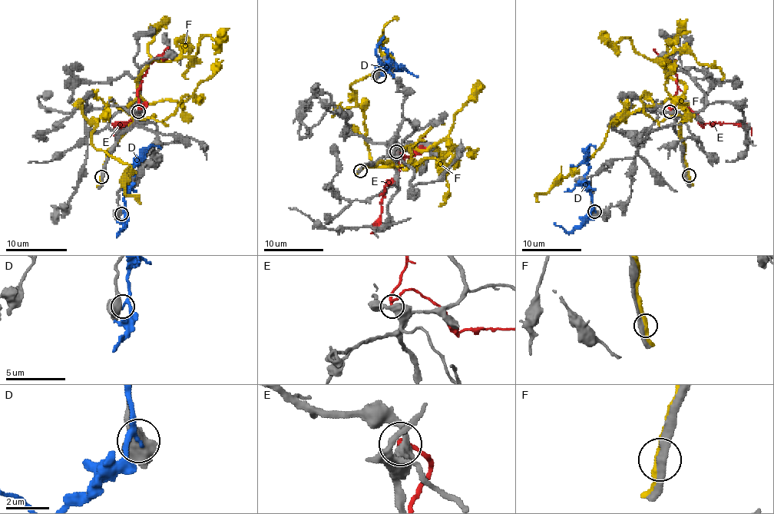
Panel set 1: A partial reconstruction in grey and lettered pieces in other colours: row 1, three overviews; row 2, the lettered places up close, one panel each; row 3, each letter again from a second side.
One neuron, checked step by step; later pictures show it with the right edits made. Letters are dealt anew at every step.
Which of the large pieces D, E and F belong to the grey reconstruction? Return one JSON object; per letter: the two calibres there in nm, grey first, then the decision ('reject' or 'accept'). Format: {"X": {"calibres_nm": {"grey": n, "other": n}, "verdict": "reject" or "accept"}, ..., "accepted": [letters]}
{"D": {"calibres_nm": {"grey": 500, "other": 200}, "verdict": "reject"}, "E": {"calibres_nm": {"grey": 480, "other": 200}, "verdict": "reject"}, "F": {"calibres_nm": {"grey": 360, "other": 300}, "verdict": "reject"}, "accepted": []}

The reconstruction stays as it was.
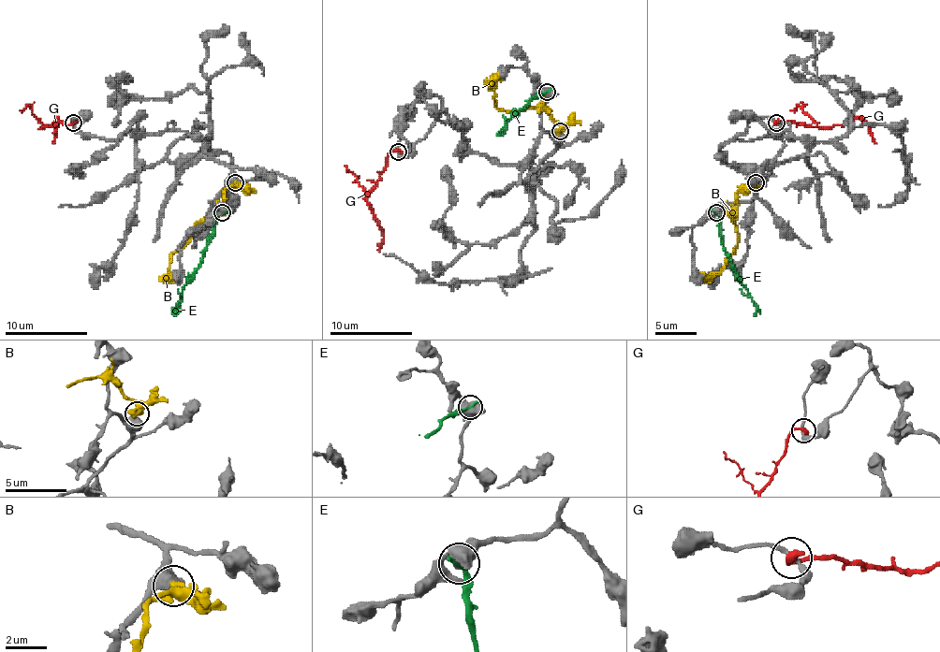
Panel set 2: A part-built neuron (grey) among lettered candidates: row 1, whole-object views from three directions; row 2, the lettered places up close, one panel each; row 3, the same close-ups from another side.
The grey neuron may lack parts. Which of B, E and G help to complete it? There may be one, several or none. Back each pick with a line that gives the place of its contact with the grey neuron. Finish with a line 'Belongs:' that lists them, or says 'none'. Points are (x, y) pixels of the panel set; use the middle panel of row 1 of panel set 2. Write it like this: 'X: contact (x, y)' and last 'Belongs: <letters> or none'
Belongs: none

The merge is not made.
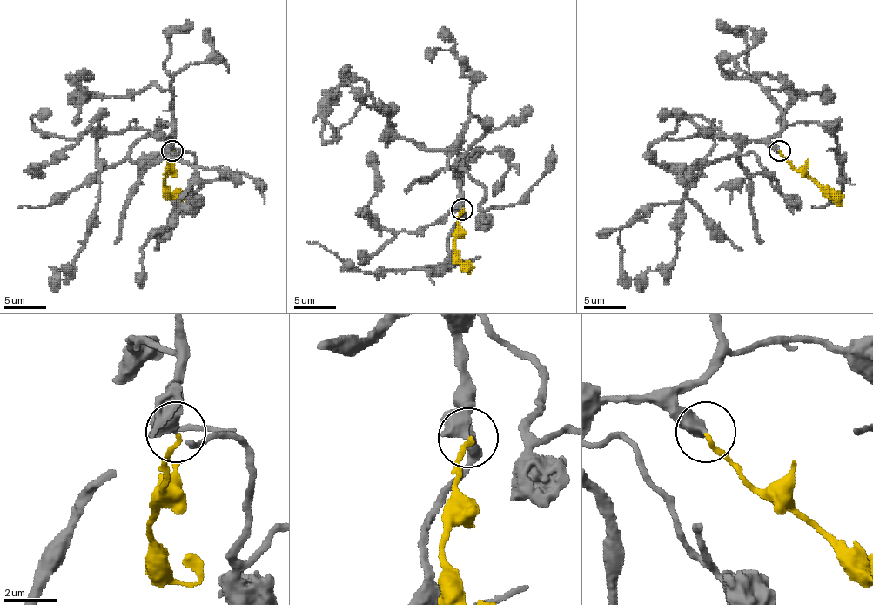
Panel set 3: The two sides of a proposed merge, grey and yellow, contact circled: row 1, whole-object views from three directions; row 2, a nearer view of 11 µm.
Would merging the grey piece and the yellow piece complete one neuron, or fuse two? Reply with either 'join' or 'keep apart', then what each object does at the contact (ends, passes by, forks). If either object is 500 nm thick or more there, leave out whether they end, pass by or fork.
join; grey ends; yellow ends

